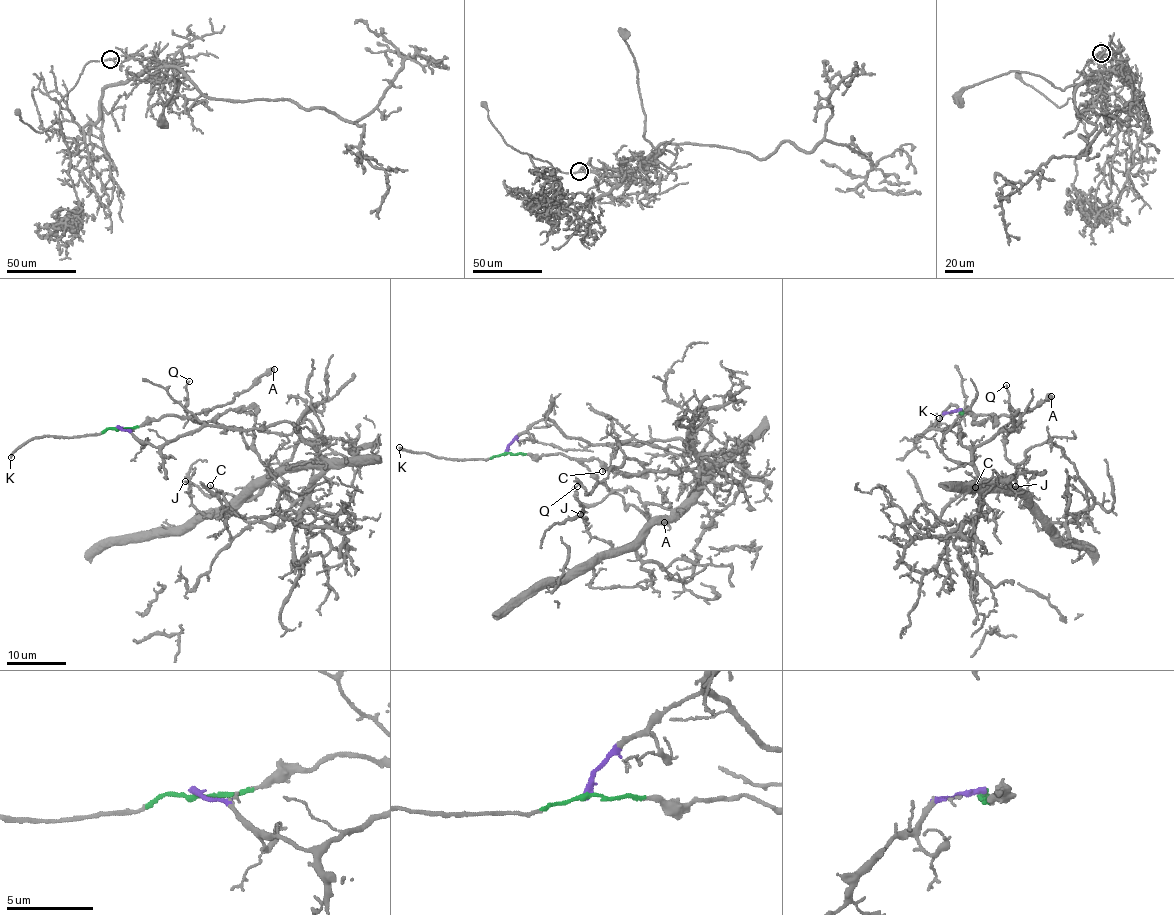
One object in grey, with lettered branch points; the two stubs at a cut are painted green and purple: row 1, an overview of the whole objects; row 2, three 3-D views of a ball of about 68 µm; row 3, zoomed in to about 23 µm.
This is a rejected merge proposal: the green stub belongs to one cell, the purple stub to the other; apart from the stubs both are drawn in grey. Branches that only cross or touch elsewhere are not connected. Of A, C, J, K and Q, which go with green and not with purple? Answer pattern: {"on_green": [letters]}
{"on_green": ["A", "K"]}

